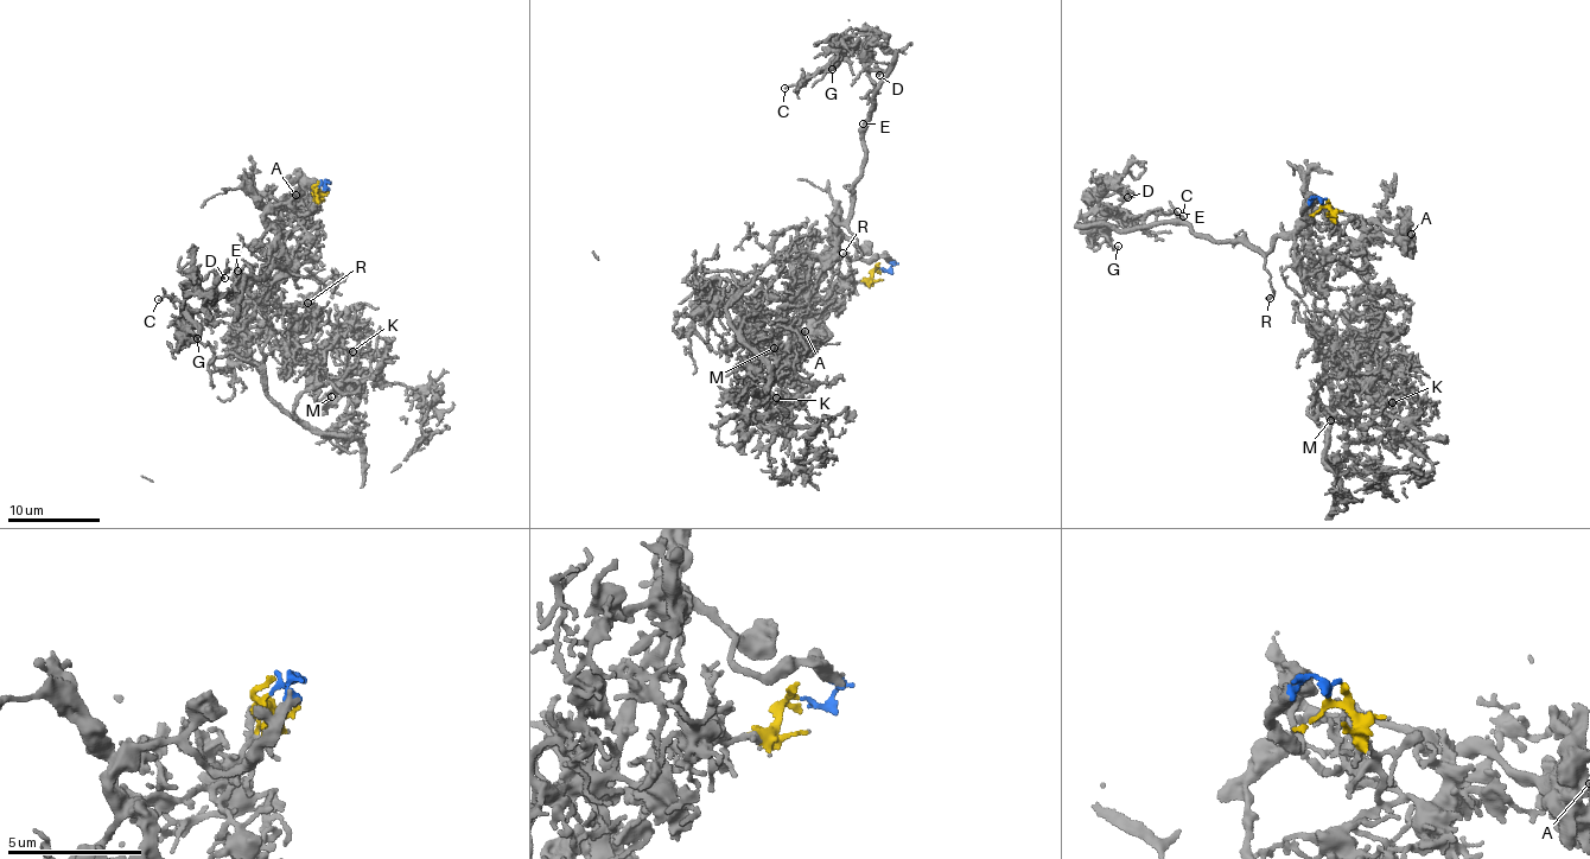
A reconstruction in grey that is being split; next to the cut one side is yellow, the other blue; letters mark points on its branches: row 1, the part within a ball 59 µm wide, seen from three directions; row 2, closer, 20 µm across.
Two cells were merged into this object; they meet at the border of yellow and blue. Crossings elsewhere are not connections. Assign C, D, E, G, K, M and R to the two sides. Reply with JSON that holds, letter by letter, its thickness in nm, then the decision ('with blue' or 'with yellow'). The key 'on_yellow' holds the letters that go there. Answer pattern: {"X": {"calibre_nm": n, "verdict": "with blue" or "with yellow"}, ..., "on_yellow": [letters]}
{"C": {"calibre_nm": 100, "verdict": "with blue"}, "D": {"calibre_nm": 200, "verdict": "with blue"}, "E": {"calibre_nm": 80, "verdict": "with blue"}, "G": {"calibre_nm": 140, "verdict": "with blue"}, "K": {"calibre_nm": 140, "verdict": "with yellow"}, "M": {"calibre_nm": 130, "verdict": "with yellow"}, "R": {"calibre_nm": 200, "verdict": "with blue"}, "on_yellow": ["K", "M"]}

